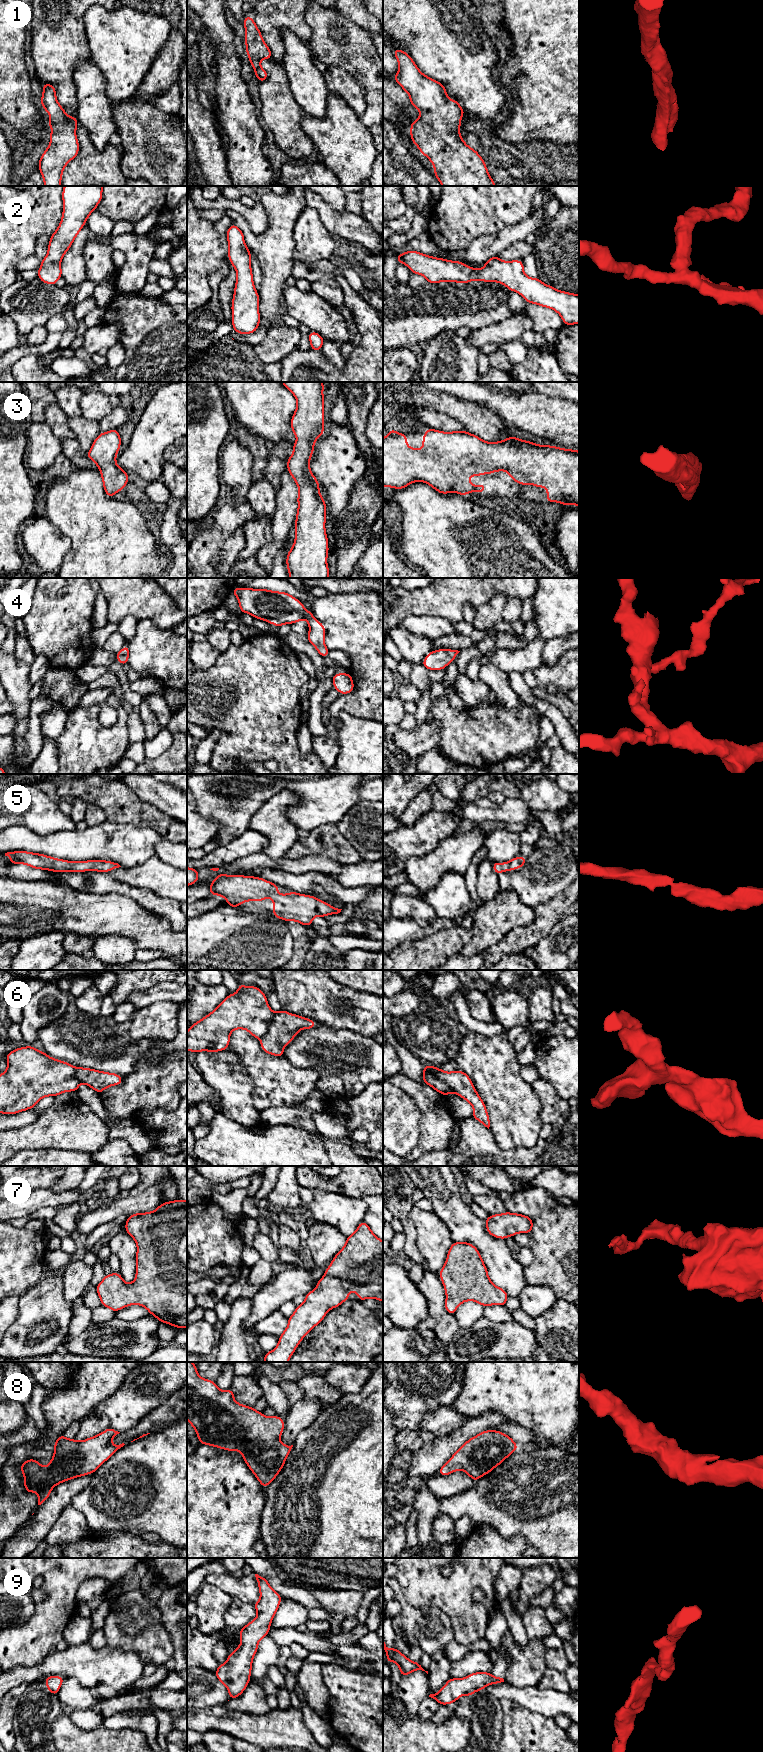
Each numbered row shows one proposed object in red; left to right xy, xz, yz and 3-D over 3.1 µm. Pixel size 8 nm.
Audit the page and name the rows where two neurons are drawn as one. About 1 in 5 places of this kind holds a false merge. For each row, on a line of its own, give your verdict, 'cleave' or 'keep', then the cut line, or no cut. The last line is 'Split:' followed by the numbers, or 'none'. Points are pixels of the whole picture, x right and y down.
1: keep; cut none
2: keep; cut none
3: keep; cut none
4: keep; cut none
5: keep; cut none
6: cleave; cut xz (275, 1013), (269, 1029), (260, 1038)
7: keep; cut none
8: keep; cut none
9: keep; cut none
Split: 6

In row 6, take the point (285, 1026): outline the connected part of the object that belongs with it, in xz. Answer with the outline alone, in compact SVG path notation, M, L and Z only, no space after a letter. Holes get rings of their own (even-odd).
M280 1010L274 1014L268 1032L260 1038L261 1048L264 1052L284 1057L283 1049L301 1029L316 1027L316 1022L302 1016Z

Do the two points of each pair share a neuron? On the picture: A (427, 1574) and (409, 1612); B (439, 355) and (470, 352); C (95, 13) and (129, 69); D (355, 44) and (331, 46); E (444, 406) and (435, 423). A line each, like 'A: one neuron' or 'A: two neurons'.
A: two neurons
B: one neuron
C: one neuron
D: one neuron
E: two neurons

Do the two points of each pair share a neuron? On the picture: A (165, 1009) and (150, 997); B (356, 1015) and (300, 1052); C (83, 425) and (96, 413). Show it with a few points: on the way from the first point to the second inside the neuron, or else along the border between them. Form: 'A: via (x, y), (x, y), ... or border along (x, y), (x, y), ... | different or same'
A: border along (176, 1003), (171, 1001), (155, 1001), (138, 1010) | different
B: border along (316, 1021), (334, 1028), (351, 1029), (358, 1033) | different
C: border along (81, 414), (98, 422) | different

